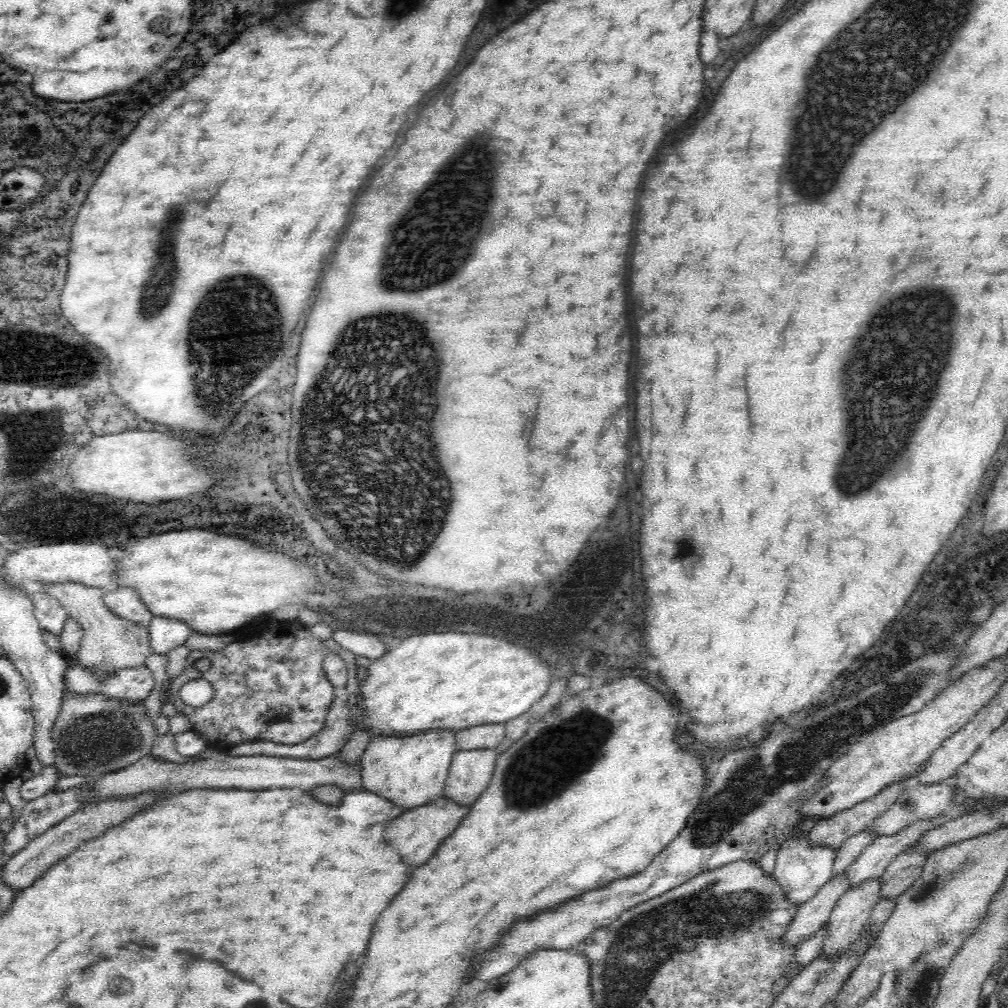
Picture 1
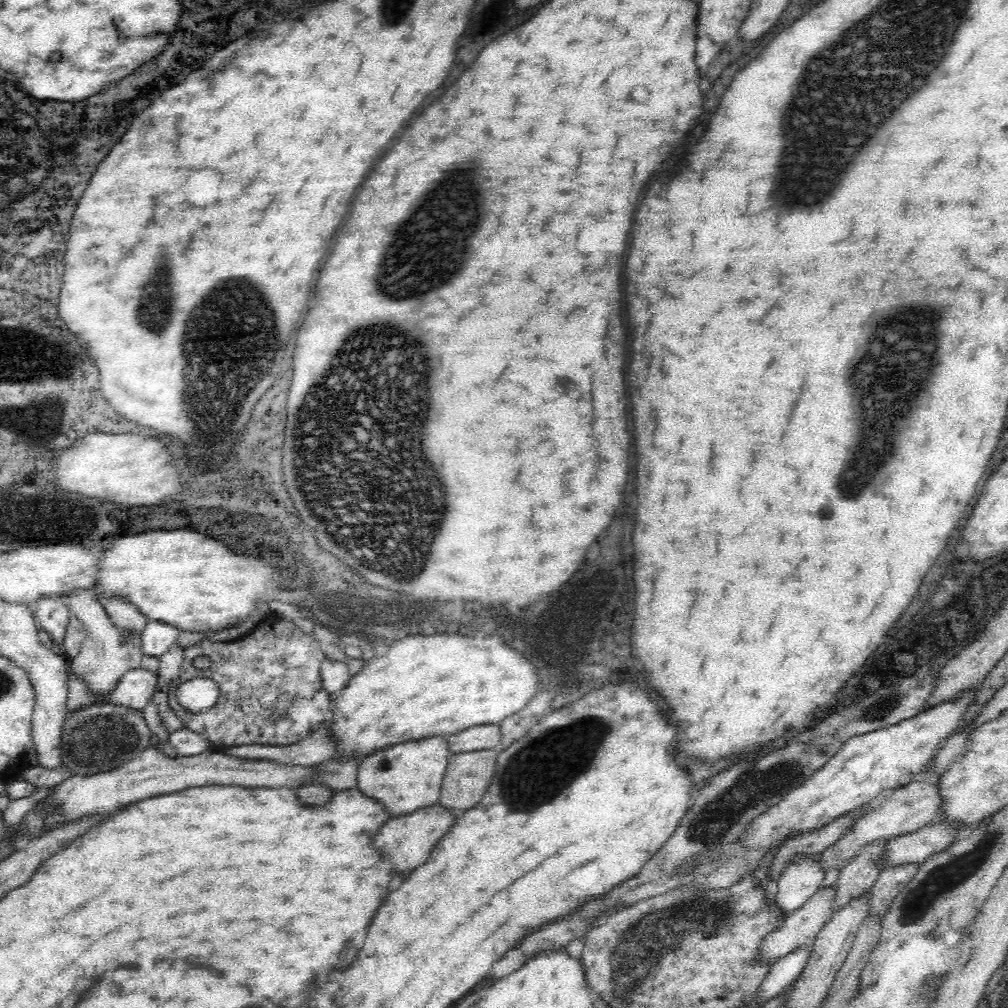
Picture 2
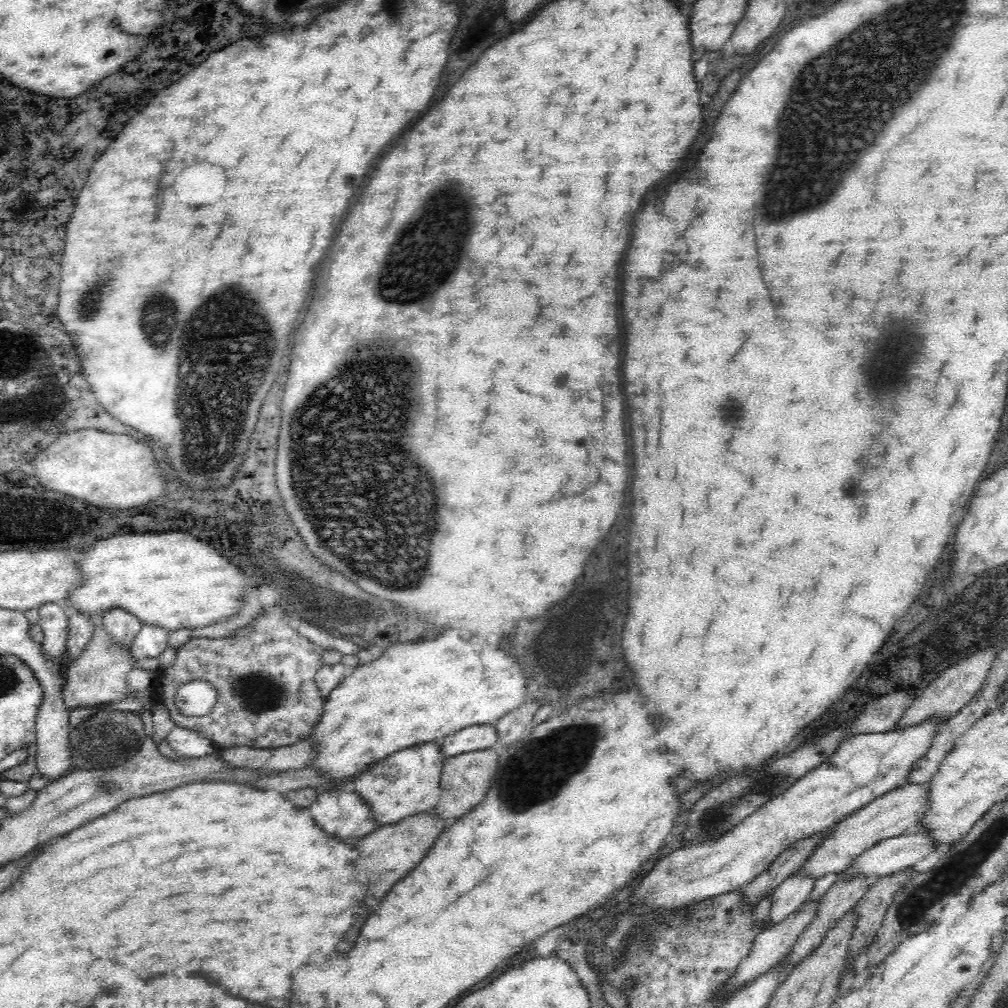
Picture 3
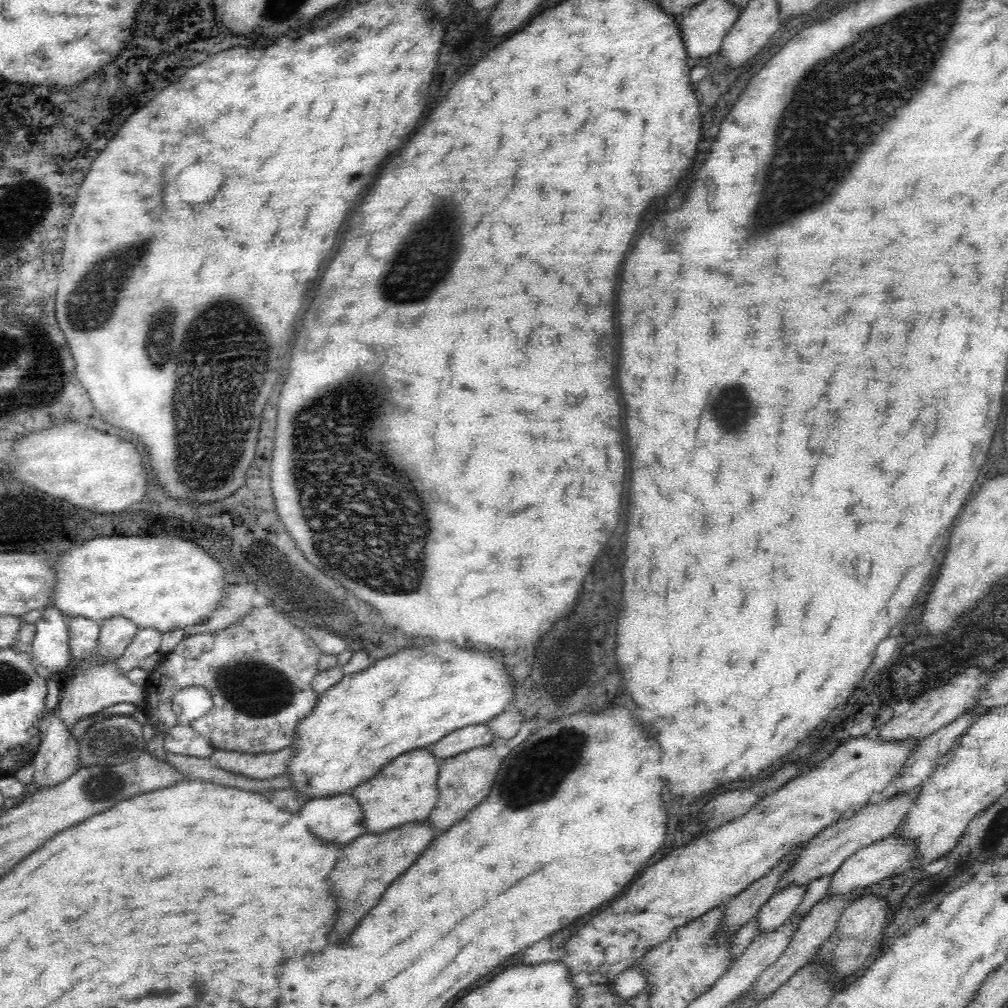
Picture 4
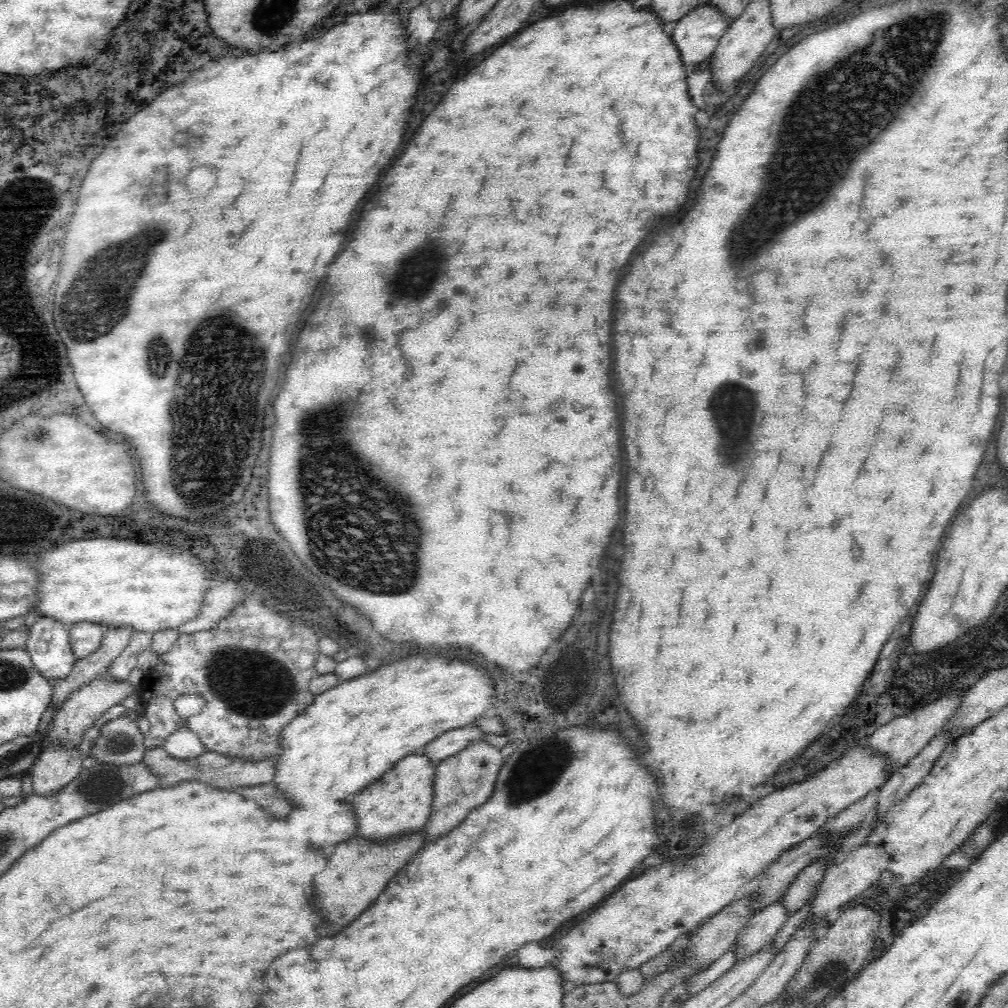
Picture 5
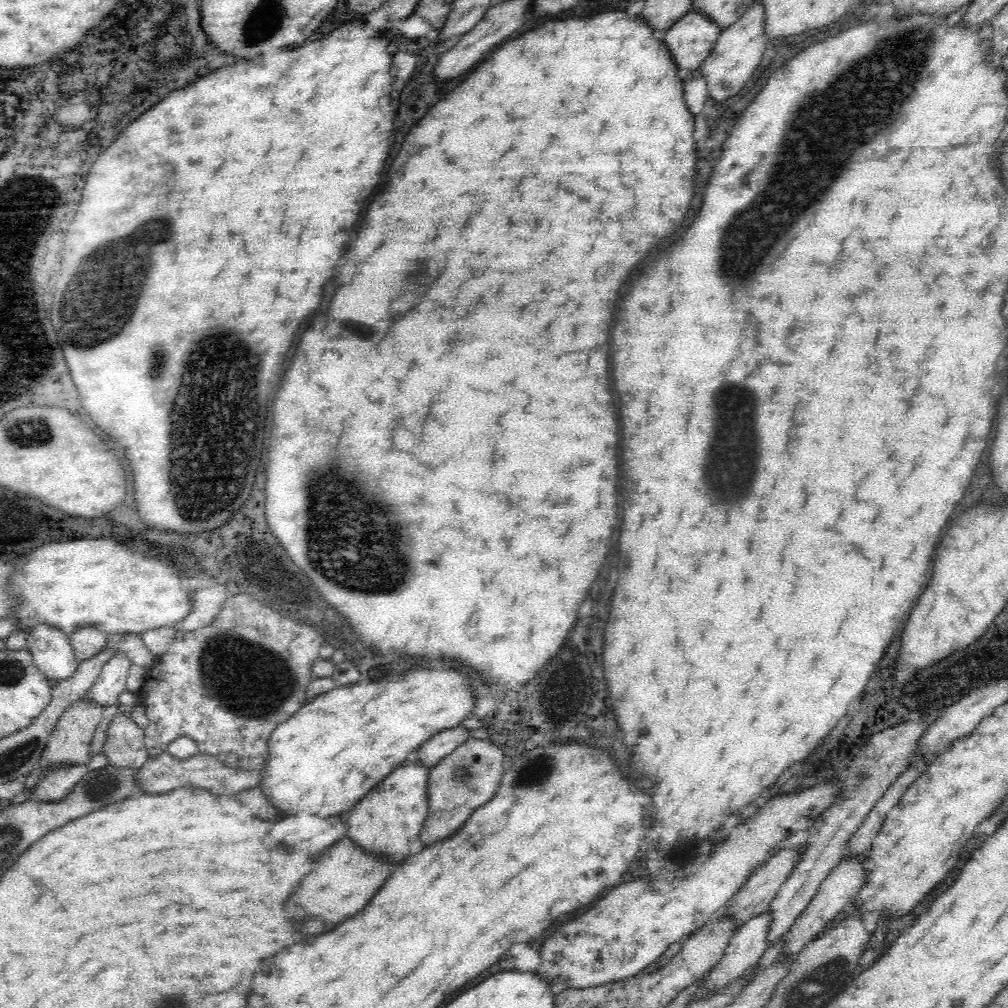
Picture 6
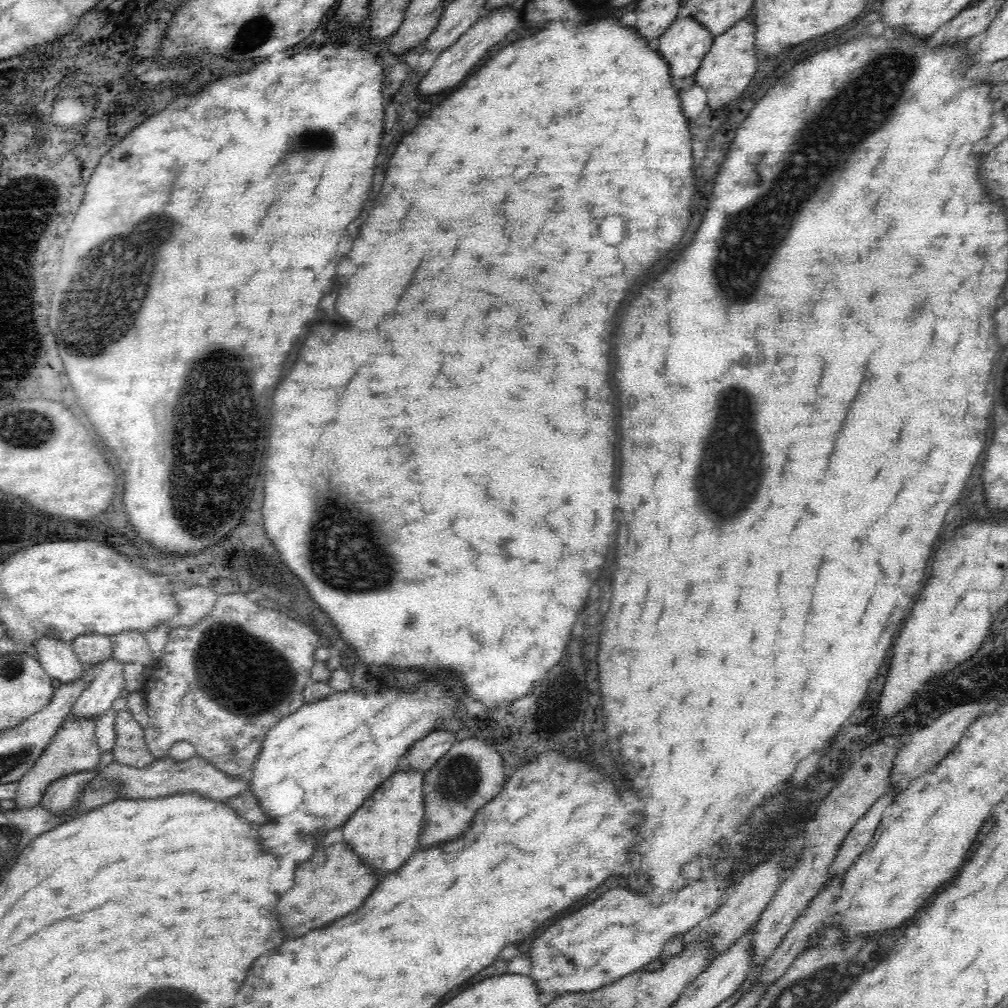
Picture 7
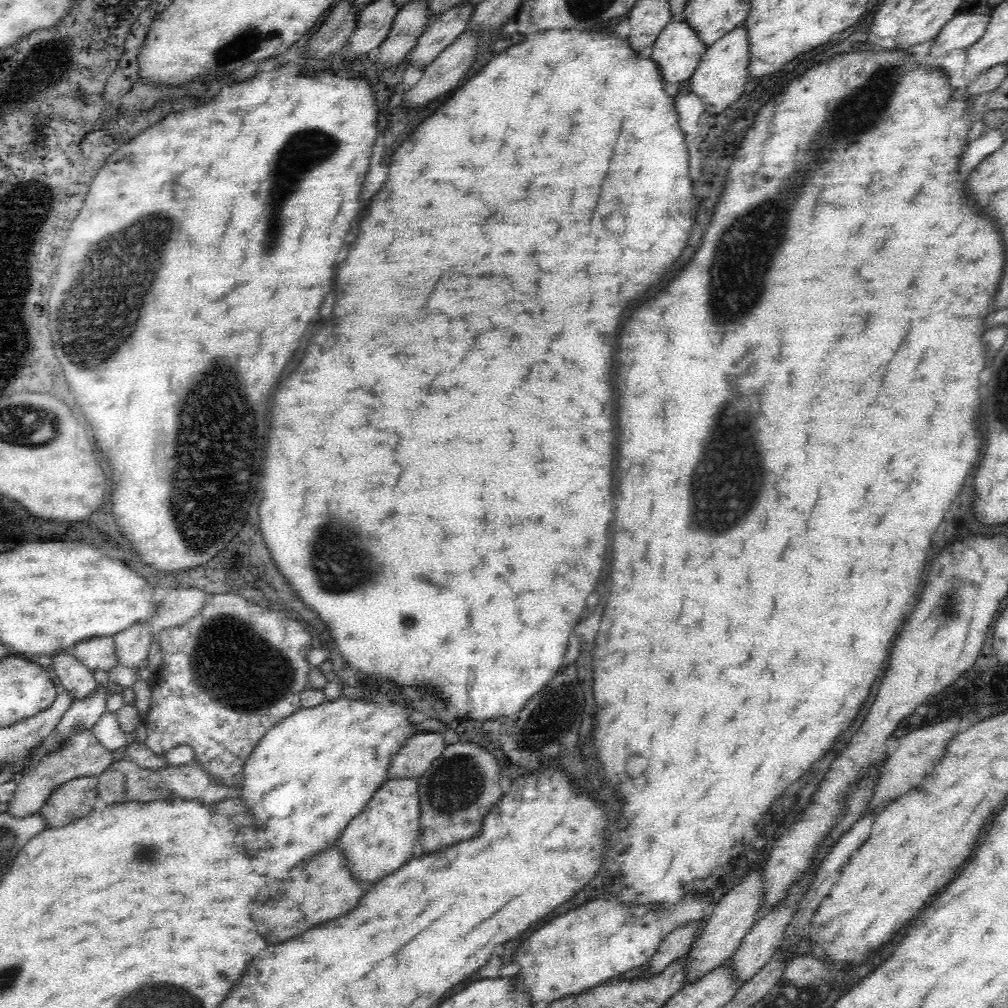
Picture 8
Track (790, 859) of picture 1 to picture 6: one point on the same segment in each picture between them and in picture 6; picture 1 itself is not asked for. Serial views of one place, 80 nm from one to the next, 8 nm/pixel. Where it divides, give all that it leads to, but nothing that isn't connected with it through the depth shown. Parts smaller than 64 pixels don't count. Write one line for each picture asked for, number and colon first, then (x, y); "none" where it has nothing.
2: (803, 876)
3: (787, 897)
4: (780, 906)
5: (763, 926)
6: (746, 947)

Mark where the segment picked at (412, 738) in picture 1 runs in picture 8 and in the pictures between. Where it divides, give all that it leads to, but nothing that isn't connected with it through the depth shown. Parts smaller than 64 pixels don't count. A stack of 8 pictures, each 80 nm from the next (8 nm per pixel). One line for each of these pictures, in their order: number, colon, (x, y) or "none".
2: (408, 776)
3: (406, 782)
4: (405, 790)
5: (400, 801)
6: (386, 821)
7: (384, 831)
8: (381, 838)

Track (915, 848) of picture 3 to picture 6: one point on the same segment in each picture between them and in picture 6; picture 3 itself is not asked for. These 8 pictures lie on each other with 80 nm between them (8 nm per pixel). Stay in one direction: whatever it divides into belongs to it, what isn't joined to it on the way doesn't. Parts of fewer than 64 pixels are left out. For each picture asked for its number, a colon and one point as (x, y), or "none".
4: (869, 865)
5: (842, 881)
6: (848, 876)

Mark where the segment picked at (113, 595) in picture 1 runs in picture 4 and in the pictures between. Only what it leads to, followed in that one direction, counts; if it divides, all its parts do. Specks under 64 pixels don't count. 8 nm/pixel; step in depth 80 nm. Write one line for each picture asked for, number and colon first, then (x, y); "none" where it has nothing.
2: (122, 613)
3: (122, 626)
4: (115, 635)

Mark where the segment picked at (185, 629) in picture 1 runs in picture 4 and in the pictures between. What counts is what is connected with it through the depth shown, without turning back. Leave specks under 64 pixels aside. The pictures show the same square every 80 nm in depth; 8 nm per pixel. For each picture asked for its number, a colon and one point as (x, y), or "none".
2: (157, 638)
3: (152, 640)
4: (146, 642)

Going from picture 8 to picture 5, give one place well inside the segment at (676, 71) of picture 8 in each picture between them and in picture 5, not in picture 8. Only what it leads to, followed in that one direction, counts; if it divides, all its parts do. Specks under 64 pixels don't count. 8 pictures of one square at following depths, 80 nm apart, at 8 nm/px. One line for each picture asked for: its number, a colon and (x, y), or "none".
5: (696, 35)
6: (690, 40)
7: (683, 46)

